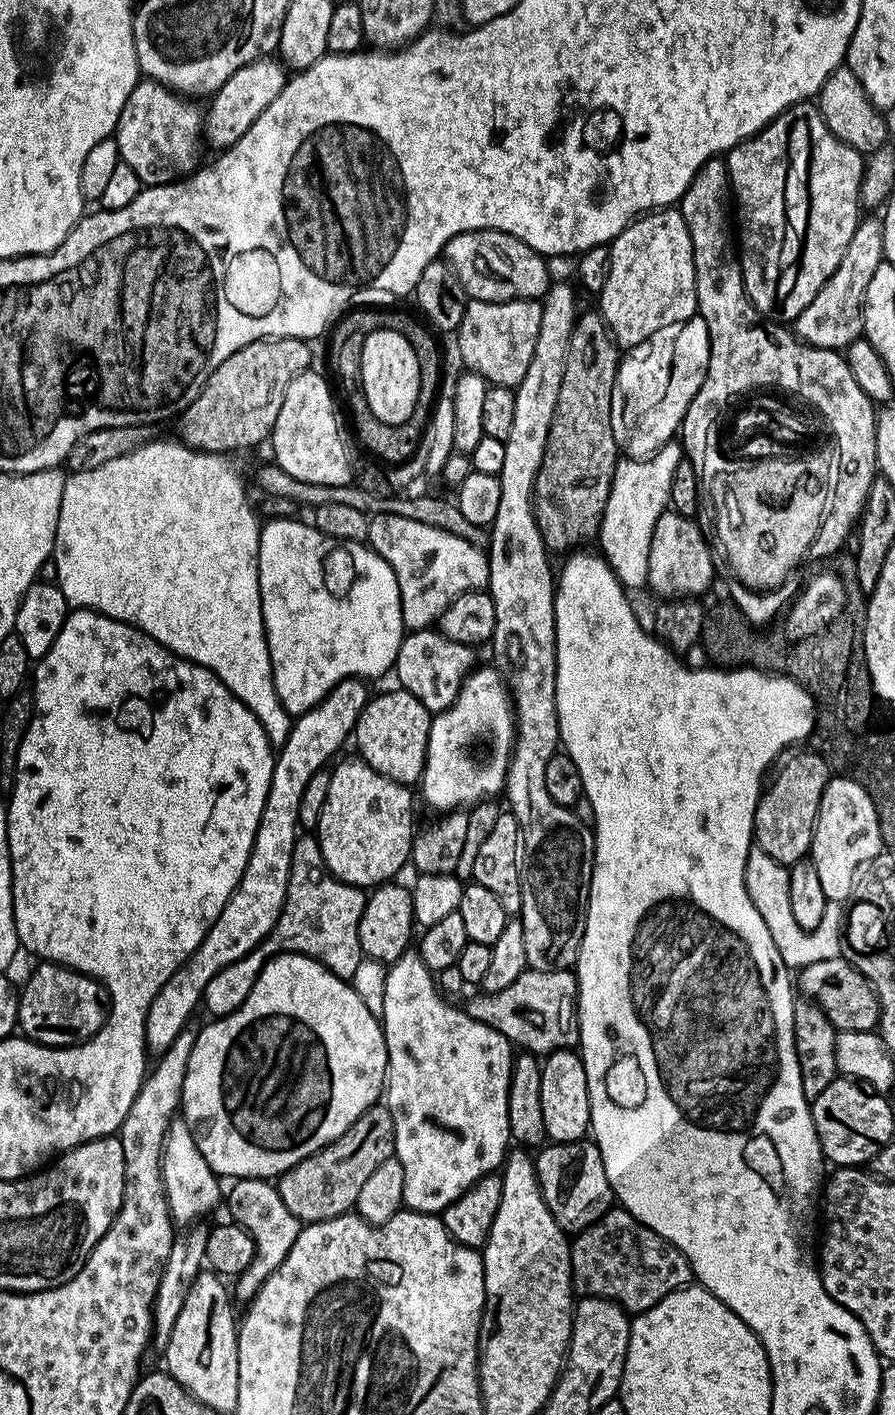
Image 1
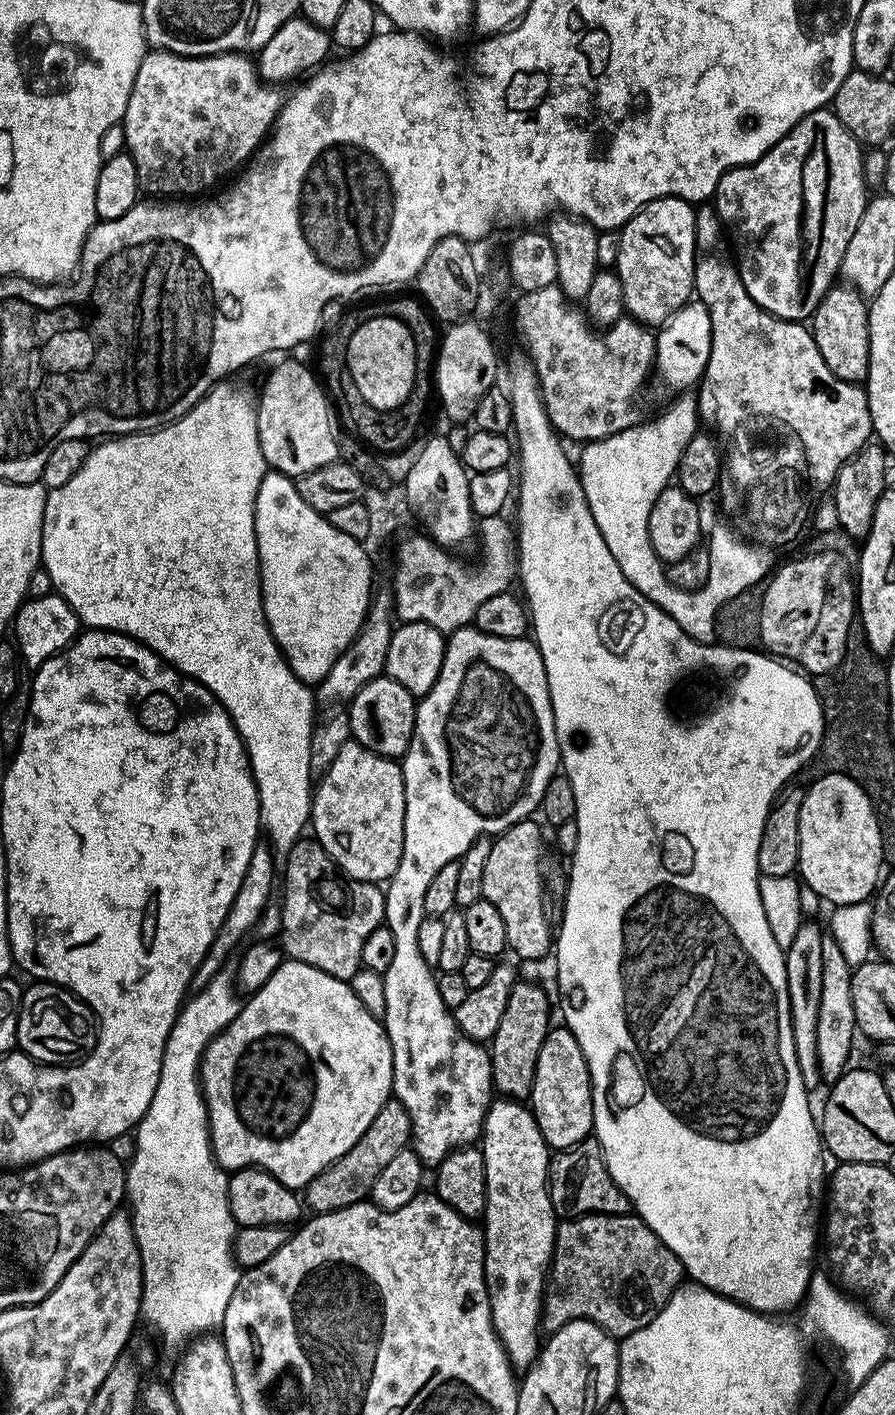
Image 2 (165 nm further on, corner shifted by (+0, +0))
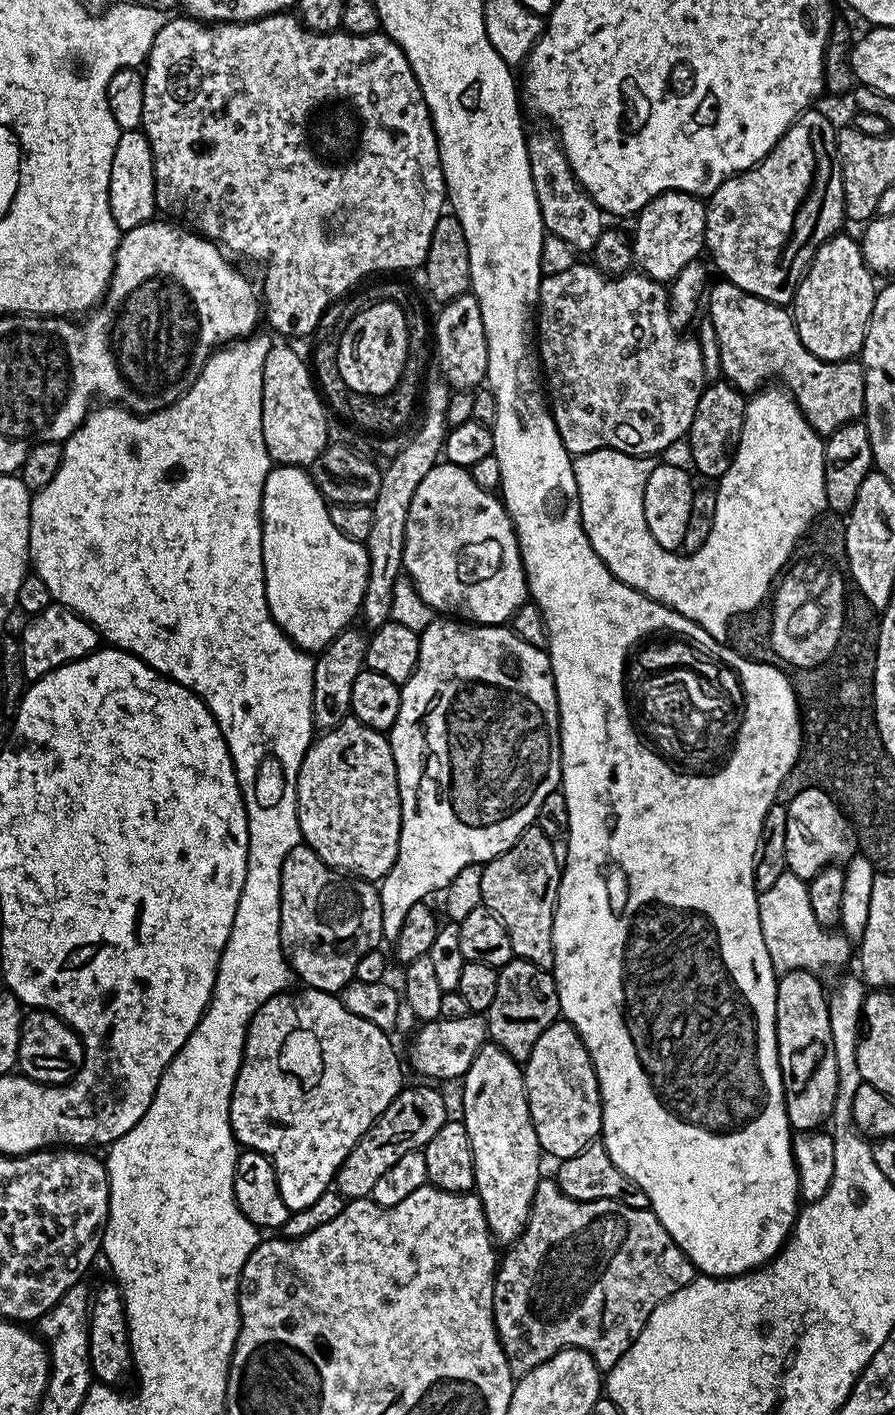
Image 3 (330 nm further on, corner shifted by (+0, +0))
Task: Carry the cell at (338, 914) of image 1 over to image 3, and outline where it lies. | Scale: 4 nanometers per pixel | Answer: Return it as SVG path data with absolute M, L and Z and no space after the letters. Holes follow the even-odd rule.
M301 842L286 854L282 862L280 879L280 934L284 945L284 959L288 967L304 979L309 988L317 988L333 994L343 993L348 983L353 983L358 962L367 952L381 943L382 902L375 883L332 868L307 844Z

